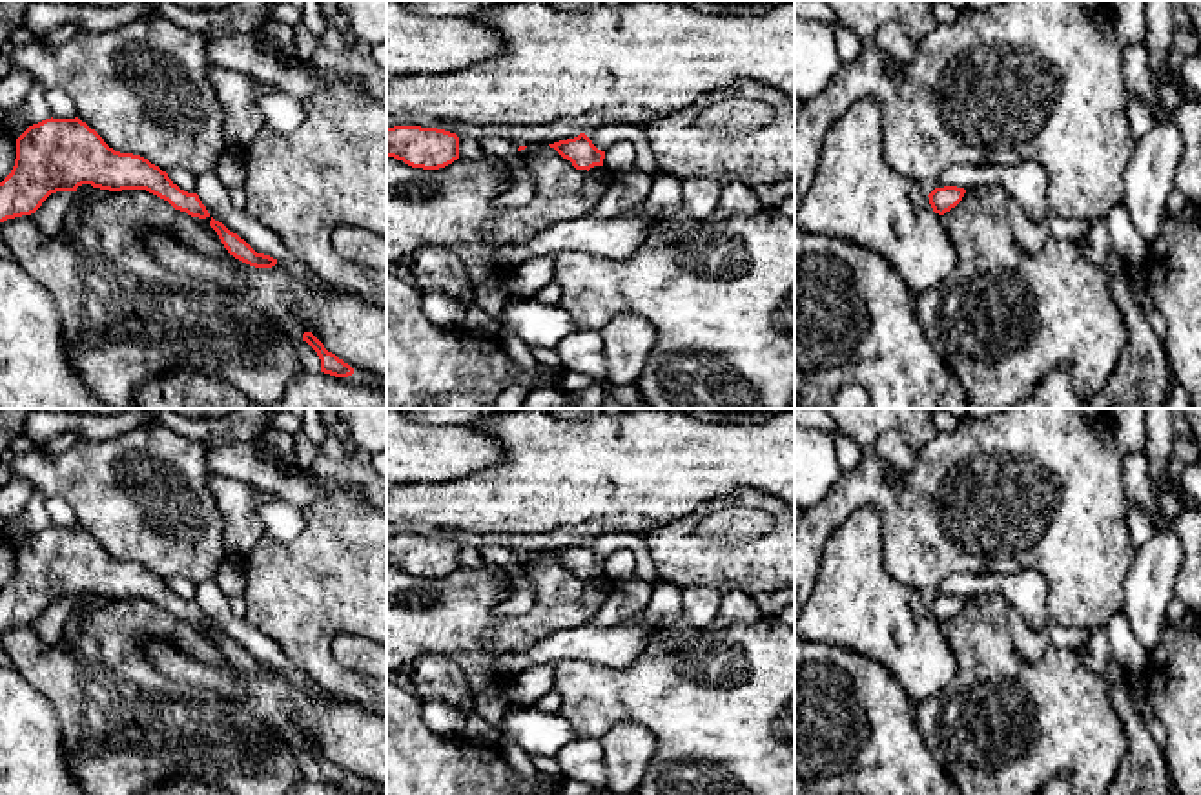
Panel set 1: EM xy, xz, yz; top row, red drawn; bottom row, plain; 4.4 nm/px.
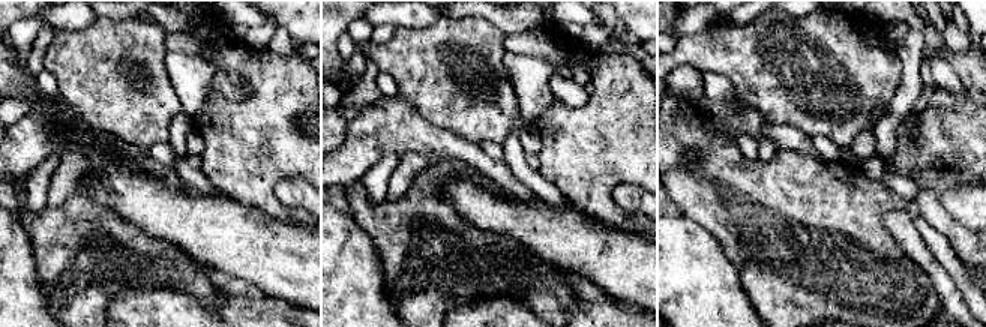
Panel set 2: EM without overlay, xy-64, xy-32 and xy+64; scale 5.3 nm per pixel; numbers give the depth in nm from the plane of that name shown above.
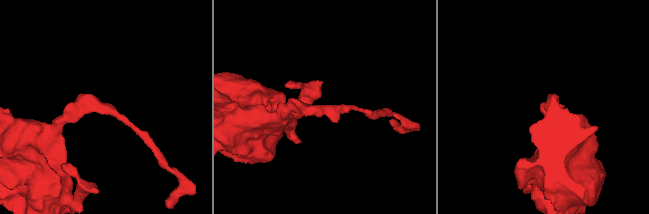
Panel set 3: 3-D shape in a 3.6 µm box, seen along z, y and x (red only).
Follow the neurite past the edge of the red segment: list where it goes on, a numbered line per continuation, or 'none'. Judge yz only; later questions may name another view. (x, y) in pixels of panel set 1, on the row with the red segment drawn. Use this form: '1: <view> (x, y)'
none

